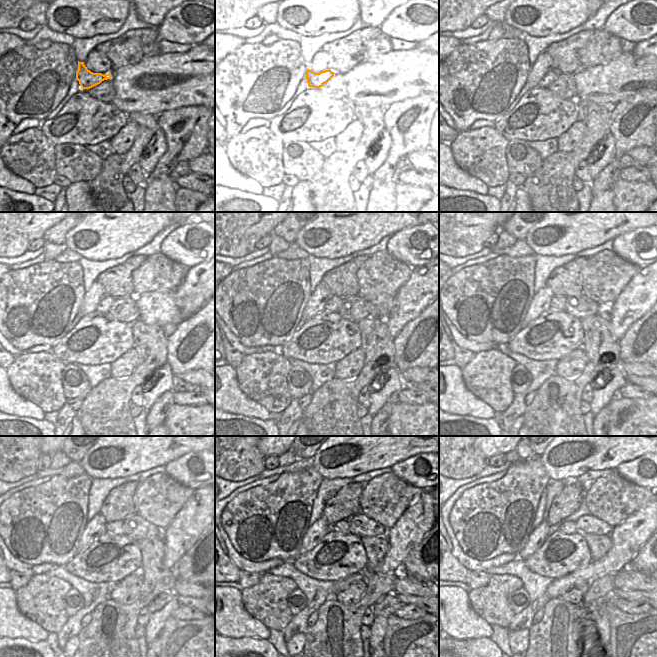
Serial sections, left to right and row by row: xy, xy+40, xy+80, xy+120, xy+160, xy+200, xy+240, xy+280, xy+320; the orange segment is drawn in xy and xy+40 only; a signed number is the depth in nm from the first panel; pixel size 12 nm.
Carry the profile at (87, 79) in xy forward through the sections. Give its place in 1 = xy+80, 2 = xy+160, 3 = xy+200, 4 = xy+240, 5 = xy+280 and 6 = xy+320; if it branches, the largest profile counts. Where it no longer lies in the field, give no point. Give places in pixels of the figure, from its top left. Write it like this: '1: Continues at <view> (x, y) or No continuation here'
1: Continues at xy+80 (551, 75)
2: Continues at xy+160 (333, 304)
3: Continues at xy+200 (558, 302)
4: Continues at xy+240 (116, 527)
5: Continues at xy+280 (342, 527)
6: Continues at xy+320 (569, 527)

